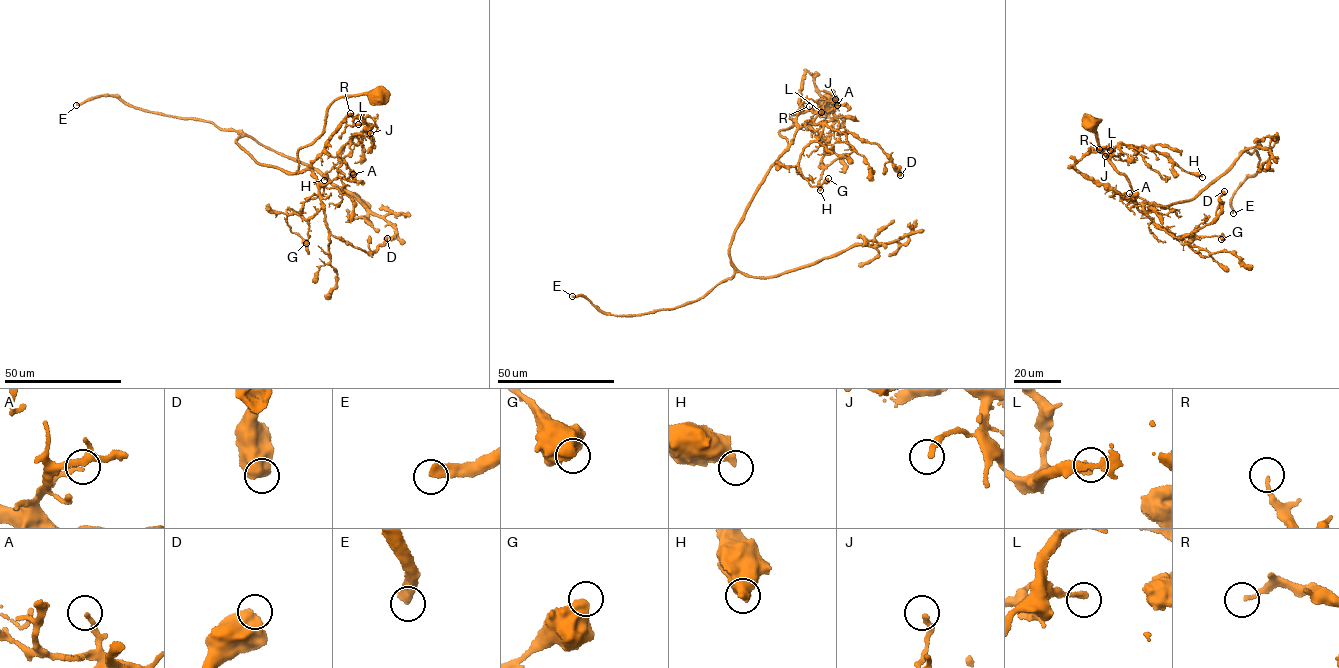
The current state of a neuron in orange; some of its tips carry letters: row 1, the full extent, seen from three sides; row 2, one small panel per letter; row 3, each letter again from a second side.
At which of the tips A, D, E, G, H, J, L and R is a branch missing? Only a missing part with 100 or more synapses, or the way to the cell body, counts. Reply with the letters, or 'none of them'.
E

